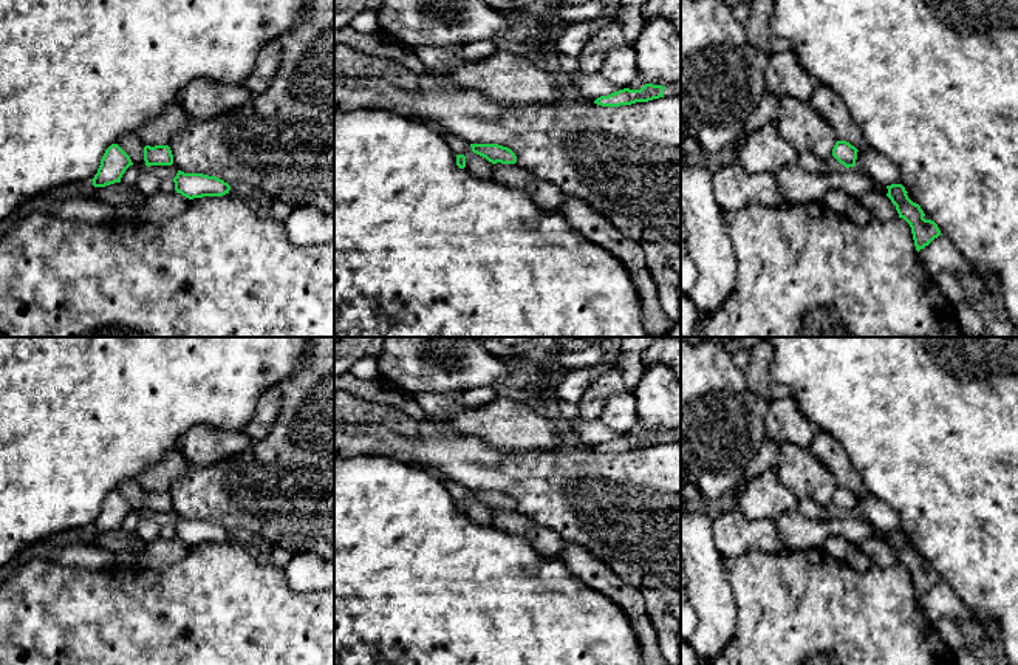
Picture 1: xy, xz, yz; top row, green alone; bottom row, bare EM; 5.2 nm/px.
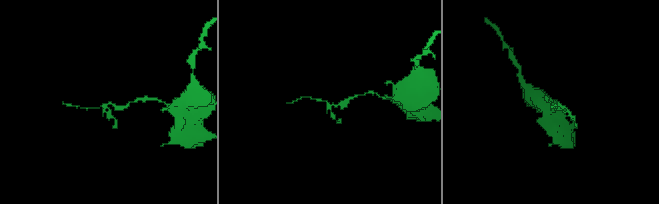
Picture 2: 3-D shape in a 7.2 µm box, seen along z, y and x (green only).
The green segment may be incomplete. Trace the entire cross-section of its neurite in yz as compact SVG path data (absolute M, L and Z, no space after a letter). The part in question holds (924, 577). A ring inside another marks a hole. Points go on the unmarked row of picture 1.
M891 530L886 532L886 535L888 535L886 543L896 552L899 564L904 564L911 574L917 598L925 592L928 592L934 585L942 581L934 568L924 564L925 563L924 557L921 555L919 551L913 549L908 544L907 541L908 538L902 530Z

